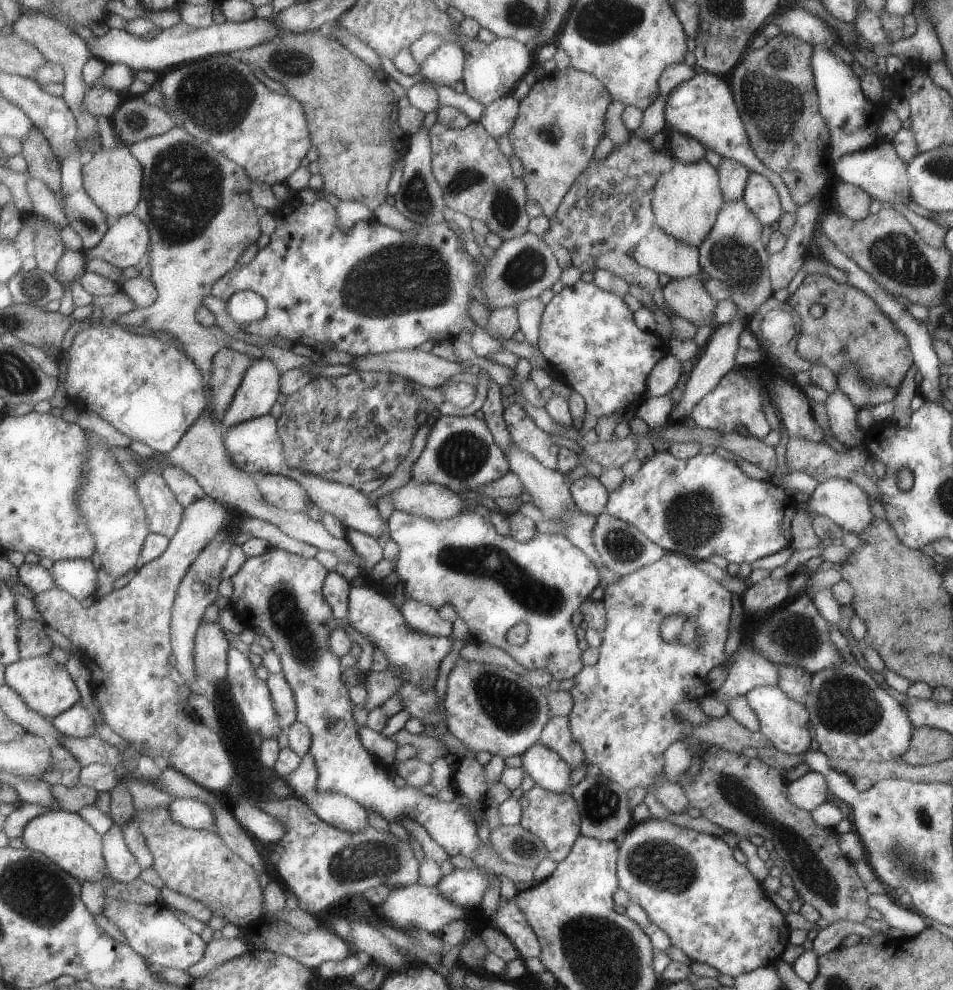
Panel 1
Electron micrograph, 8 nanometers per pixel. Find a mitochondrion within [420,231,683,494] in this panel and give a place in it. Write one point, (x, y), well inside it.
(460, 456)

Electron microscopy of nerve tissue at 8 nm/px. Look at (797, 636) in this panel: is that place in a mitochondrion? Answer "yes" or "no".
yes

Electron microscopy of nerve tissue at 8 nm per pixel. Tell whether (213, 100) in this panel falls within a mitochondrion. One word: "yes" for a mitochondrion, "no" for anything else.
yes

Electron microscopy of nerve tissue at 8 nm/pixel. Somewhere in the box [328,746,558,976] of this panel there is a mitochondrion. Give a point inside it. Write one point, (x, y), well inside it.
(522, 847)

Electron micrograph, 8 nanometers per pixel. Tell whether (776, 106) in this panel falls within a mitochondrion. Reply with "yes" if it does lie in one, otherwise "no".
yes

